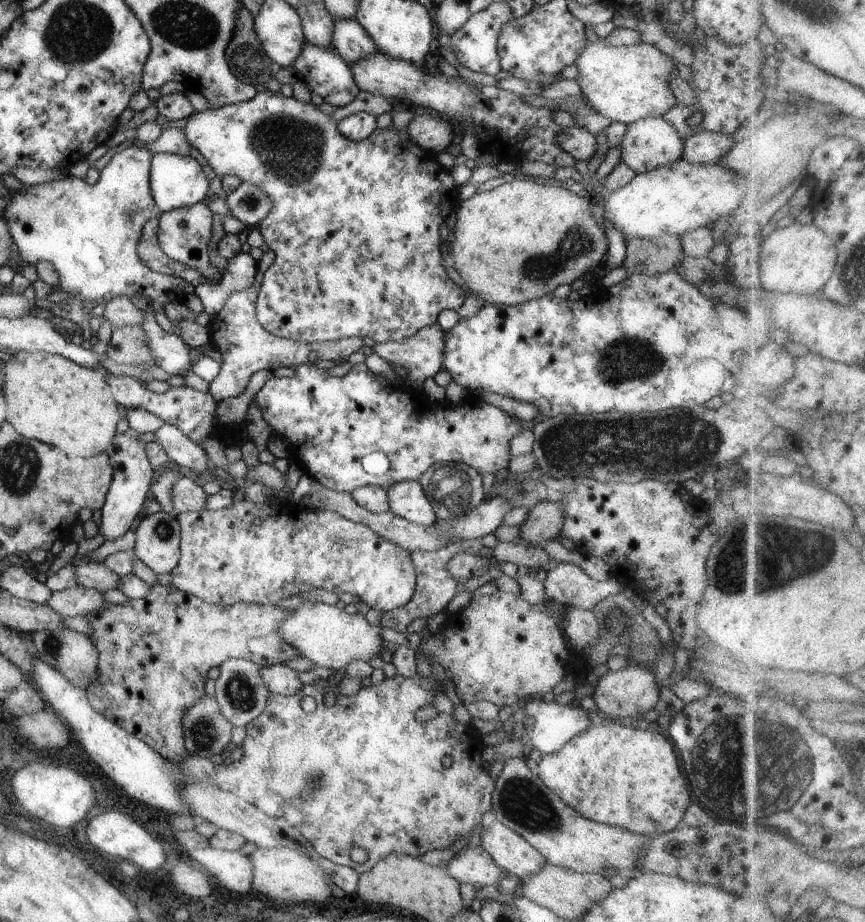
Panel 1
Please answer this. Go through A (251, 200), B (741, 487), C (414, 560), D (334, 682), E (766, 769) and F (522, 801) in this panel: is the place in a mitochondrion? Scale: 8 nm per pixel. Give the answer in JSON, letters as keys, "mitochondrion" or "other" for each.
{"A":"mitochondrion","B":"other","C":"other","D":"other","E":"mitochondrion","F":"mitochondrion"}

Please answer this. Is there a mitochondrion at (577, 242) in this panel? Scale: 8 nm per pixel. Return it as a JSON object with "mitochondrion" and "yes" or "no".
{"mitochondrion":"yes"}

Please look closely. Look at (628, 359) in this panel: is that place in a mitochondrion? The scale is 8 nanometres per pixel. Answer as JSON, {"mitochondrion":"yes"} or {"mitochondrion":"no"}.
{"mitochondrion":"yes"}

